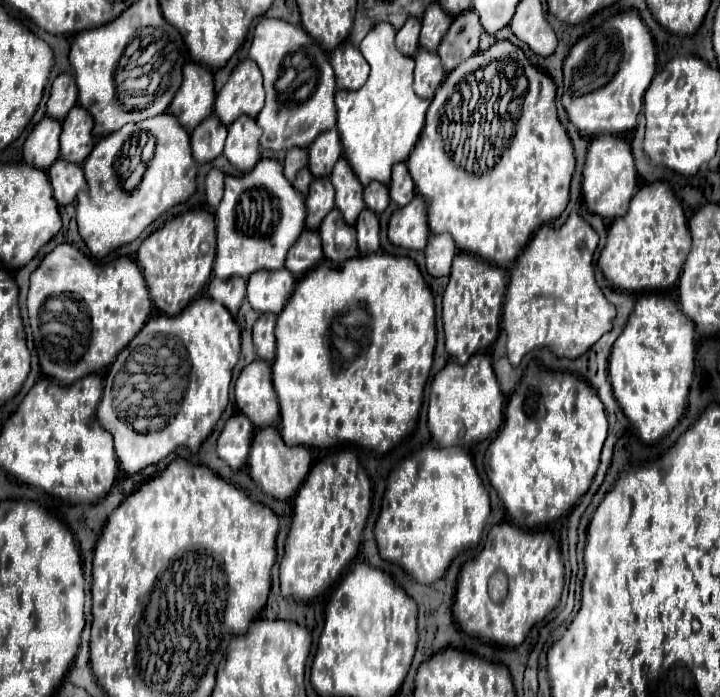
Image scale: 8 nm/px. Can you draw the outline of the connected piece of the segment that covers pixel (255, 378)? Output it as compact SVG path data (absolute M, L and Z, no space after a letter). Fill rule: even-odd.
M254 360L248 364L236 380L234 388L238 410L252 422L252 426L268 428L280 420L278 396L270 384L270 364Z

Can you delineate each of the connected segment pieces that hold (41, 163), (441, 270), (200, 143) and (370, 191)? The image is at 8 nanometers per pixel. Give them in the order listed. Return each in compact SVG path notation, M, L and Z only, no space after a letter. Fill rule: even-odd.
M42 118L34 126L34 130L28 134L24 142L24 162L28 166L46 170L50 164L54 164L60 156L60 144L58 138L62 134L62 124L54 118Z
M438 234L438 236L430 236L428 244L426 244L426 270L430 276L434 278L442 278L442 276L450 276L450 266L452 260L456 256L456 246L454 240L450 240L450 236L446 234Z
M216 114L208 116L198 128L194 128L190 136L194 158L198 162L212 162L222 154L224 140L226 140L226 126L218 120Z
M378 182L368 184L364 188L364 202L366 202L366 208L370 208L374 214L382 214L390 202L388 188L384 184L378 184Z

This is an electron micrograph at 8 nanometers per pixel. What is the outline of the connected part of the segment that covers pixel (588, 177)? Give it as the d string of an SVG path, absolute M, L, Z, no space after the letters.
M620 136L594 138L588 148L588 156L584 164L584 178L582 178L582 196L586 202L586 210L606 220L620 218L628 212L628 206L636 188L638 188L638 174L634 168L630 144Z

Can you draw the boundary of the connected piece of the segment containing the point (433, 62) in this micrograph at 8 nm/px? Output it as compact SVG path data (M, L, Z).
M420 48L414 56L416 68L414 68L414 92L420 98L432 100L436 94L436 88L444 82L446 74L444 68L438 60L436 52L426 52L424 48Z

